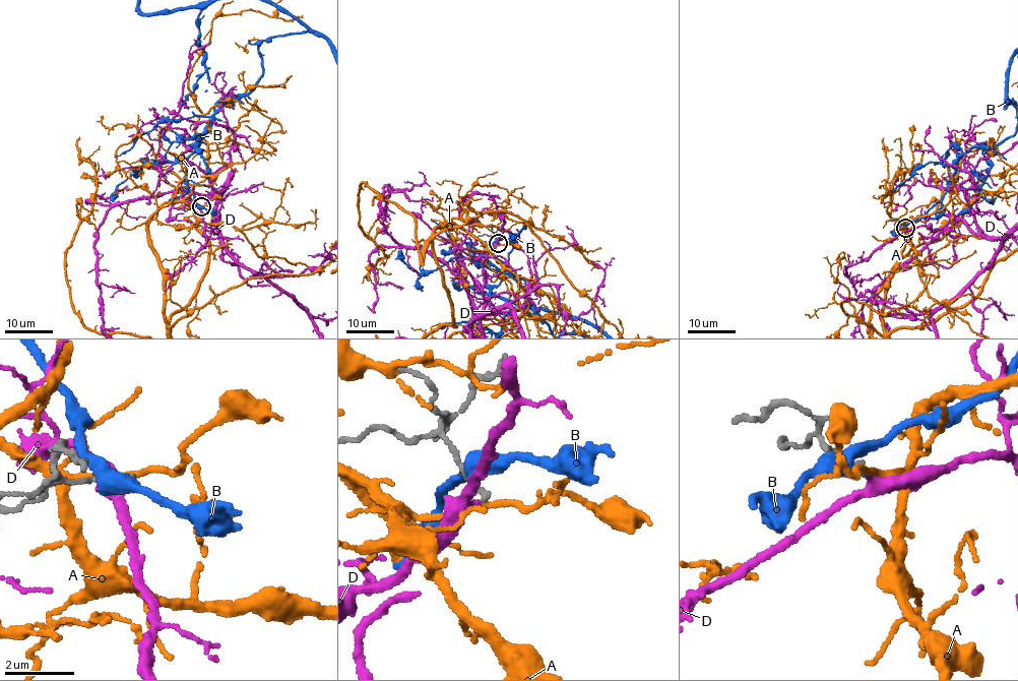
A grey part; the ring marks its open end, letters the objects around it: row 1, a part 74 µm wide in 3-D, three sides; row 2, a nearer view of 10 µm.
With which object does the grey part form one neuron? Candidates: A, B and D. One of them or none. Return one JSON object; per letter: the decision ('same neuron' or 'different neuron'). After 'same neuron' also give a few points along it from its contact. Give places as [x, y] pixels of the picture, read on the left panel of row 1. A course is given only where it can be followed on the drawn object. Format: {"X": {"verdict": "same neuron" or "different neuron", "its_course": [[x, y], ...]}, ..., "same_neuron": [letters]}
{"A": {"verdict": "different neuron"}, "B": {"verdict": "different neuron"}, "D": {"verdict": "same neuron"}, "same_neuron": ["D"]}

